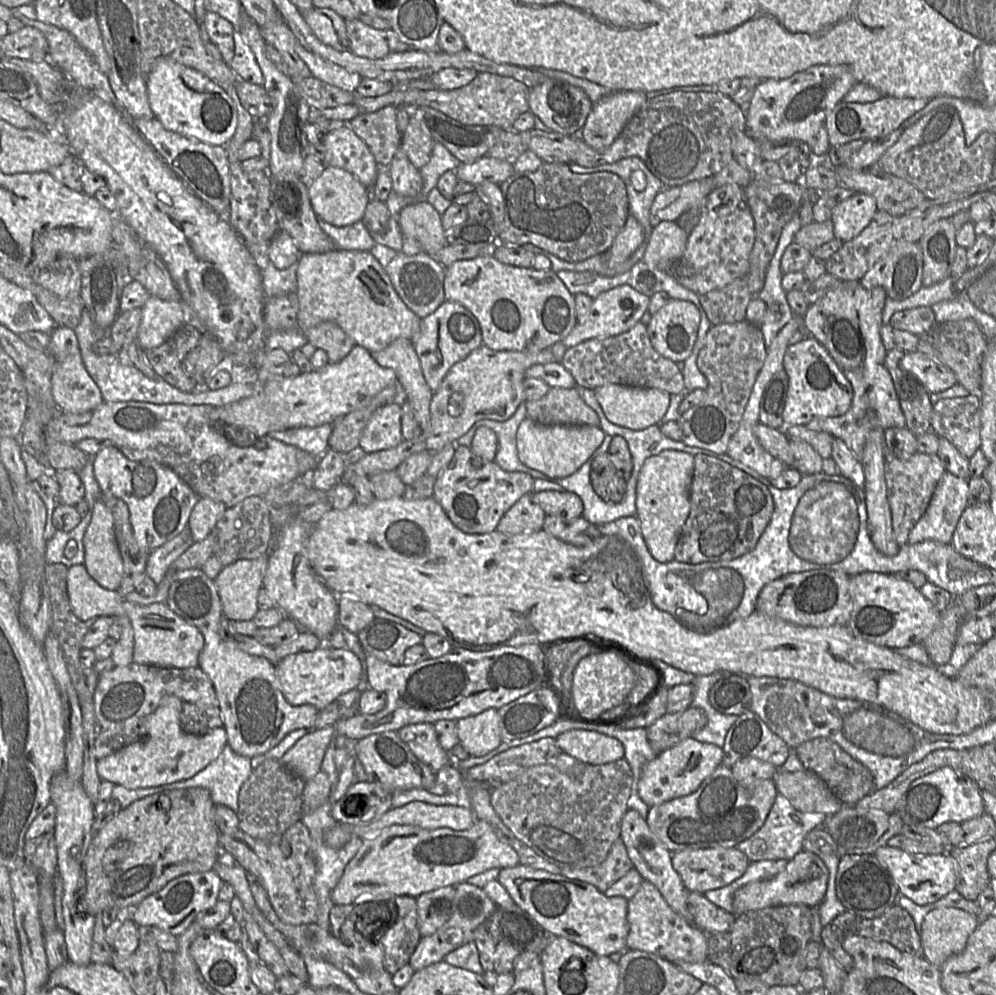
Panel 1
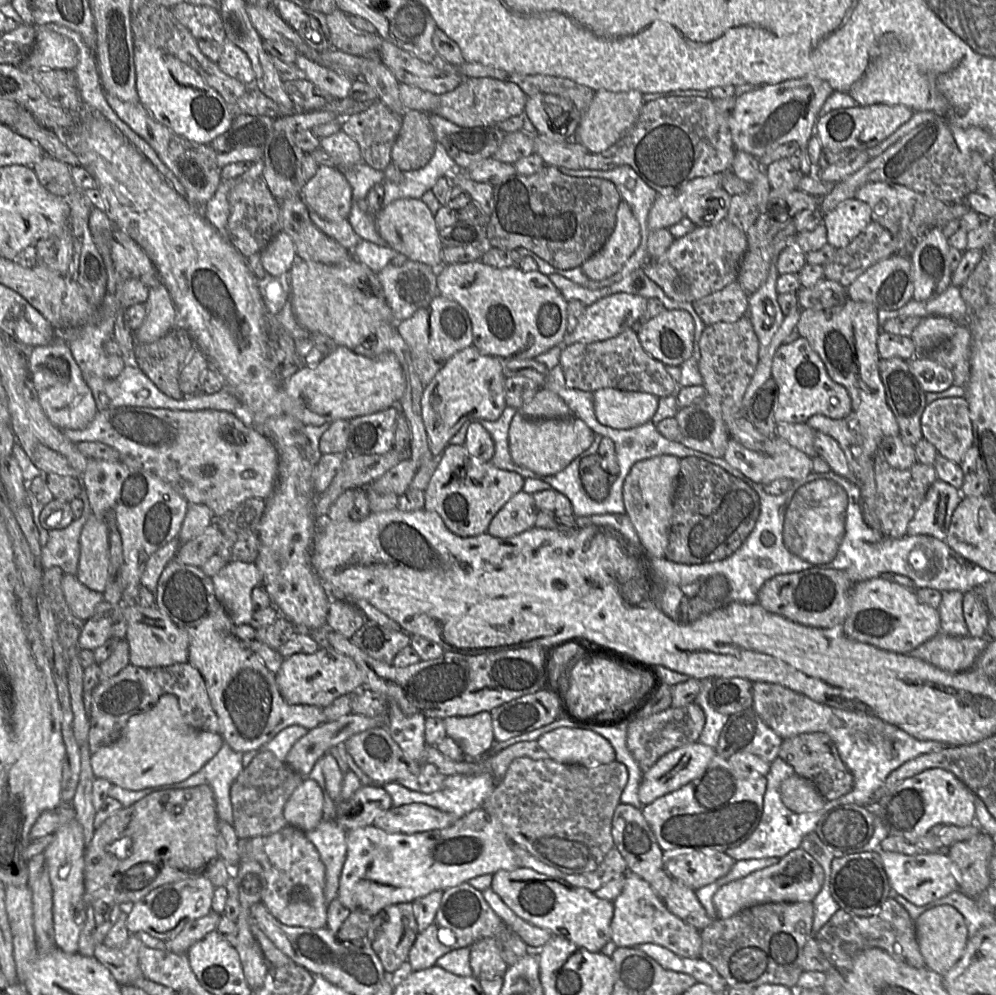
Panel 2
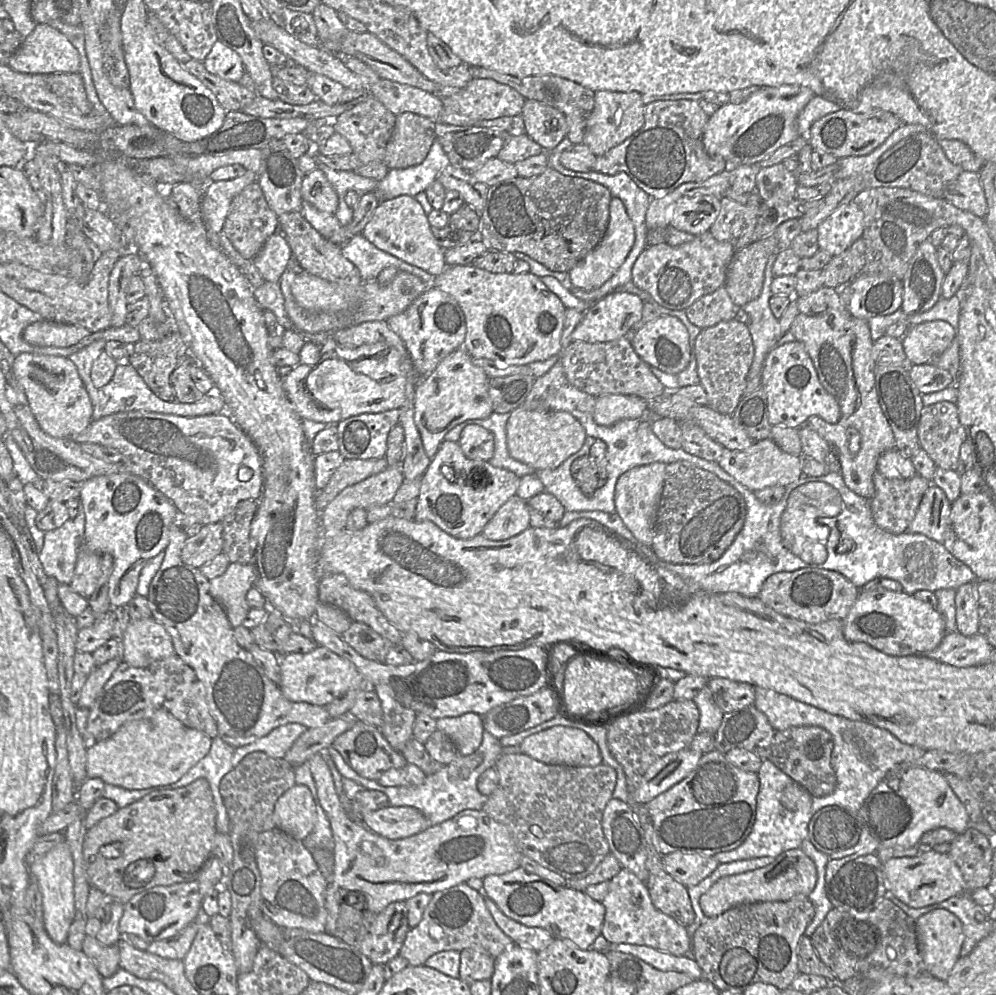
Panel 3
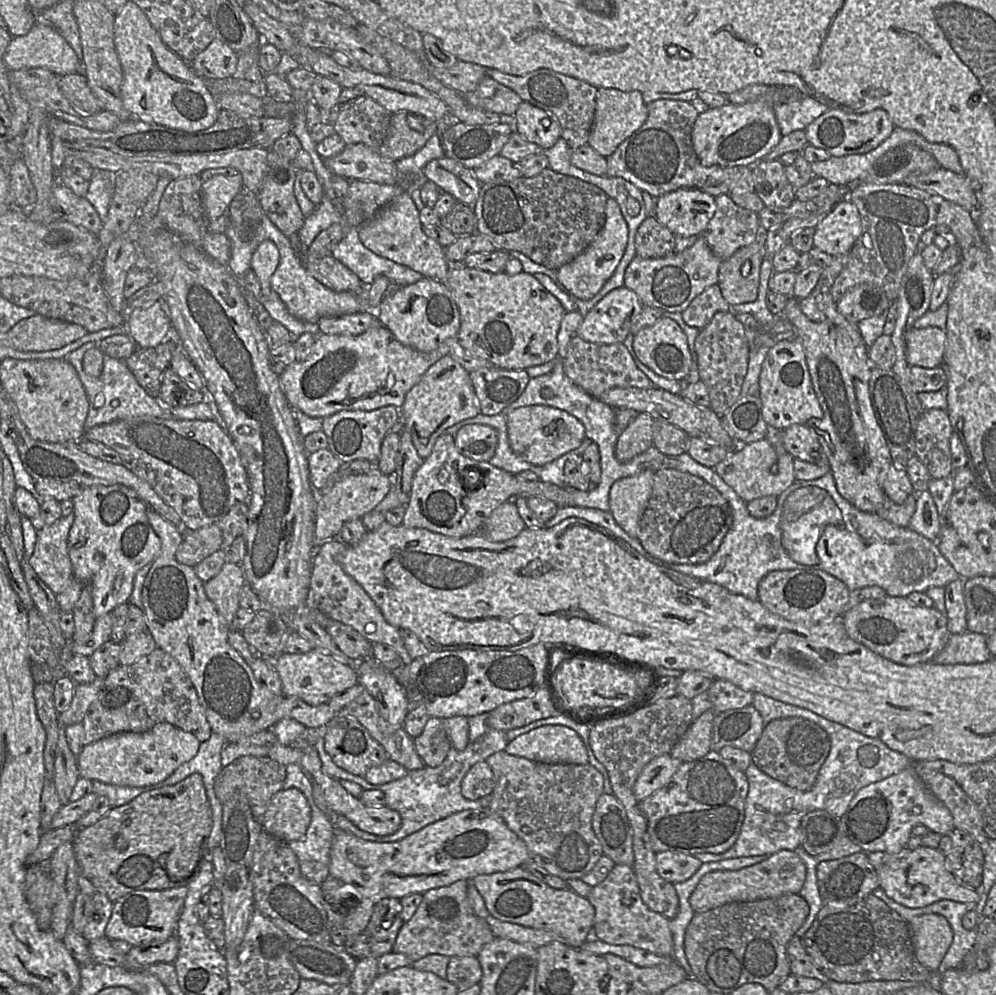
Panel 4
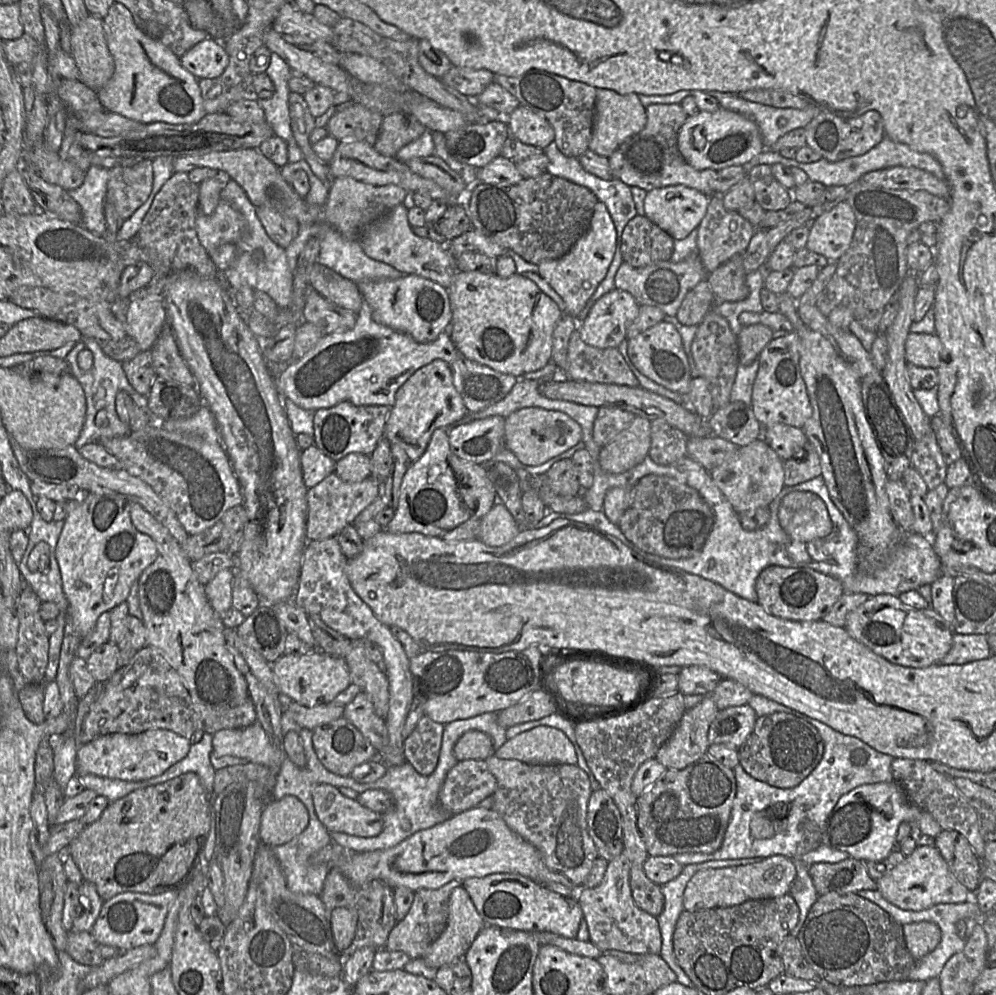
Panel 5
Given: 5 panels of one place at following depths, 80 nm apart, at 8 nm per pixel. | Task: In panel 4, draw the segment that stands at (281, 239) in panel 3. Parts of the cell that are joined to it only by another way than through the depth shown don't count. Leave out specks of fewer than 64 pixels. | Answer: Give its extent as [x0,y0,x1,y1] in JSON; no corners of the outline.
[251,240,279,295]

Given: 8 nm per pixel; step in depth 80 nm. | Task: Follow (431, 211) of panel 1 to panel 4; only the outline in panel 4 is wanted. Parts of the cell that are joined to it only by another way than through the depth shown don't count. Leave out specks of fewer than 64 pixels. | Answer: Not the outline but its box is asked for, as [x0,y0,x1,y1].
[358,192,452,281]

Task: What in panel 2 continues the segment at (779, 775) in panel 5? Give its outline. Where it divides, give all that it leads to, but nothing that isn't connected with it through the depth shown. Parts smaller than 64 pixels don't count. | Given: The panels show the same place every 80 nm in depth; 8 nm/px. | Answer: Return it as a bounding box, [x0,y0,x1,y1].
[778,732,853,801]

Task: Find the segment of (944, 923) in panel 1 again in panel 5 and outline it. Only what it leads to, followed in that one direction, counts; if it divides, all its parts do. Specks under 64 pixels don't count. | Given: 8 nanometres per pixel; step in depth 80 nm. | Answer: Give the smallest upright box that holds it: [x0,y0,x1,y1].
[903,921,942,961]

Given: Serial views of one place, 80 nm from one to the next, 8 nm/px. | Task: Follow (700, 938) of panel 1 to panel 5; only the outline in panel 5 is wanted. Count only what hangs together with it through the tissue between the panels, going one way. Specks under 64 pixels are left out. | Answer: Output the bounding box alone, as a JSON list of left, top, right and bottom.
[578,852,662,955]

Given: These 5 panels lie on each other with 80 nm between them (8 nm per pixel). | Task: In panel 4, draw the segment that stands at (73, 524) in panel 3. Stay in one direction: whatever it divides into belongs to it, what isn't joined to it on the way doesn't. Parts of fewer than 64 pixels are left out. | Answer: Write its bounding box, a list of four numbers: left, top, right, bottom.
[26,512,74,594]

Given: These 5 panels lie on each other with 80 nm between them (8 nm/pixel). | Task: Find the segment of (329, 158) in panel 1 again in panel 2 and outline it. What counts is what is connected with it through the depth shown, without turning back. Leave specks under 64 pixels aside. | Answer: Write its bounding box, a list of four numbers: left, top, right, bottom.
[319,129,363,168]

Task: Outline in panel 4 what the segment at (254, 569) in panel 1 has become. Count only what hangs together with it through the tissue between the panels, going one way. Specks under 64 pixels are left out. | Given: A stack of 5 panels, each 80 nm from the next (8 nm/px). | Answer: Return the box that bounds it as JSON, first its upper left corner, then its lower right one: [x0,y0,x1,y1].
[204,562,245,625]

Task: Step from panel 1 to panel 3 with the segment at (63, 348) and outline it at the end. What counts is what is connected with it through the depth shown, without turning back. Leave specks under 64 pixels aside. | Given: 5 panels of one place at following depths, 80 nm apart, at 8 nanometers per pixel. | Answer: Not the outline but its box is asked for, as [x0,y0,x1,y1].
[12,353,93,438]

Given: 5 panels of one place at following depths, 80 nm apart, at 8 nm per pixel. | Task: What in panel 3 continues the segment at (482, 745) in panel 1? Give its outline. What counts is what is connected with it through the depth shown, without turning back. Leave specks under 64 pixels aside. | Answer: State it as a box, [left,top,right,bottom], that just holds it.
[436,713,485,755]

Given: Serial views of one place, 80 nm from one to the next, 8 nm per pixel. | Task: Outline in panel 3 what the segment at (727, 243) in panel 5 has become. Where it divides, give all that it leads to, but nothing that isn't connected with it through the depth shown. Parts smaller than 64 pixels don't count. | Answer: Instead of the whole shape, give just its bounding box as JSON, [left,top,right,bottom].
[709,195,760,250]

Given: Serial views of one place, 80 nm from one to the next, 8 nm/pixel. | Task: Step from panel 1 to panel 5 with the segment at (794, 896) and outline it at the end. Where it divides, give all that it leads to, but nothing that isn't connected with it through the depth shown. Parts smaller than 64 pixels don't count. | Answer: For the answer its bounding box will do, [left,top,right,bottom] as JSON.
[683,855,797,912]

